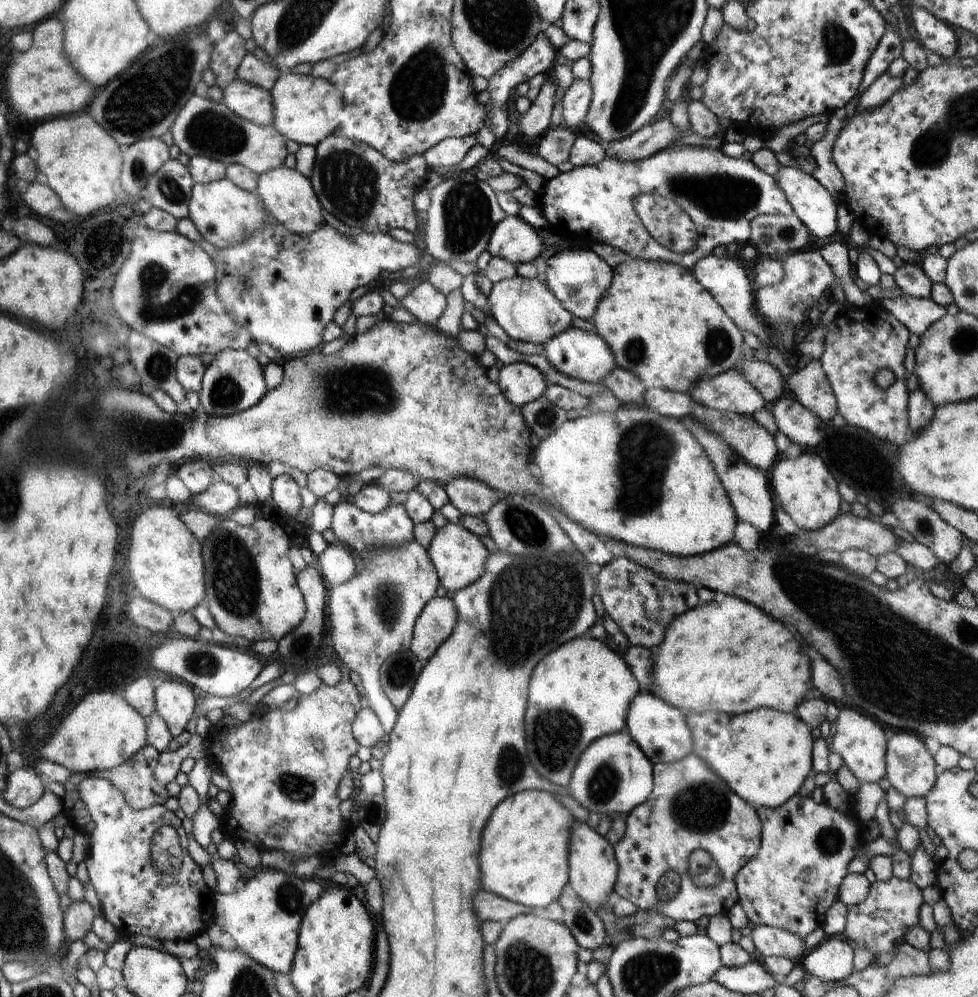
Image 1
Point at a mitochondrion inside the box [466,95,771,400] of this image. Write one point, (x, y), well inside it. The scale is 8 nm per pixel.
(727, 193)

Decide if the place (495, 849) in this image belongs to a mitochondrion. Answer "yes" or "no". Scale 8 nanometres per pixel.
no

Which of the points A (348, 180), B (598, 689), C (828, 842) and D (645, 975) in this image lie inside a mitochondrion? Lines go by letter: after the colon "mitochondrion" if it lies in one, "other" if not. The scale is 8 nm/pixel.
A: mitochondrion
B: other
C: mitochondrion
D: mitochondrion

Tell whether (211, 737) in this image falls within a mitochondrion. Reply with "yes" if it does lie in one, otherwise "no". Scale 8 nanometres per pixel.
no

